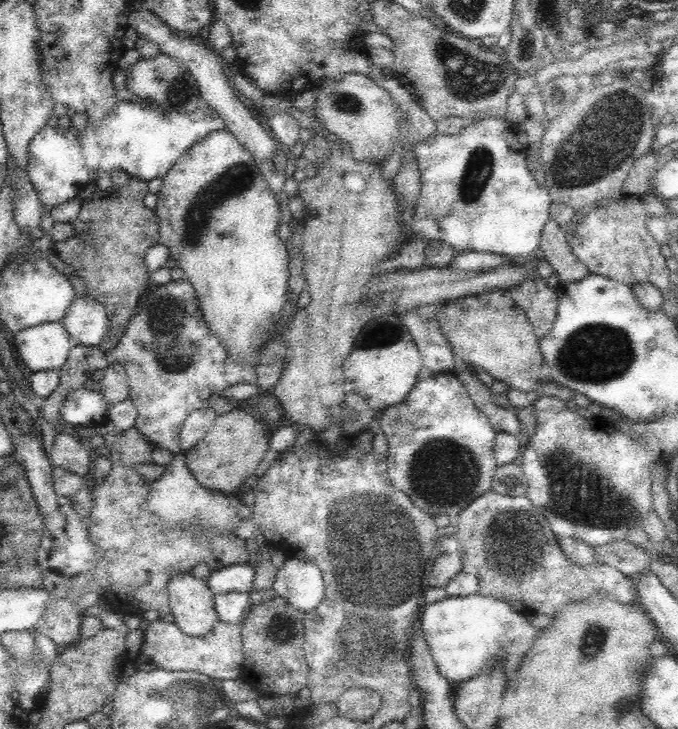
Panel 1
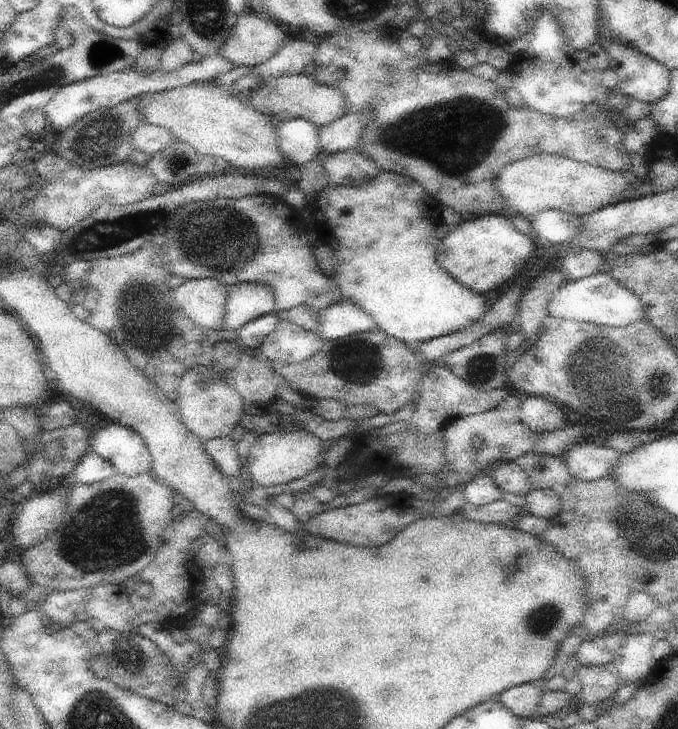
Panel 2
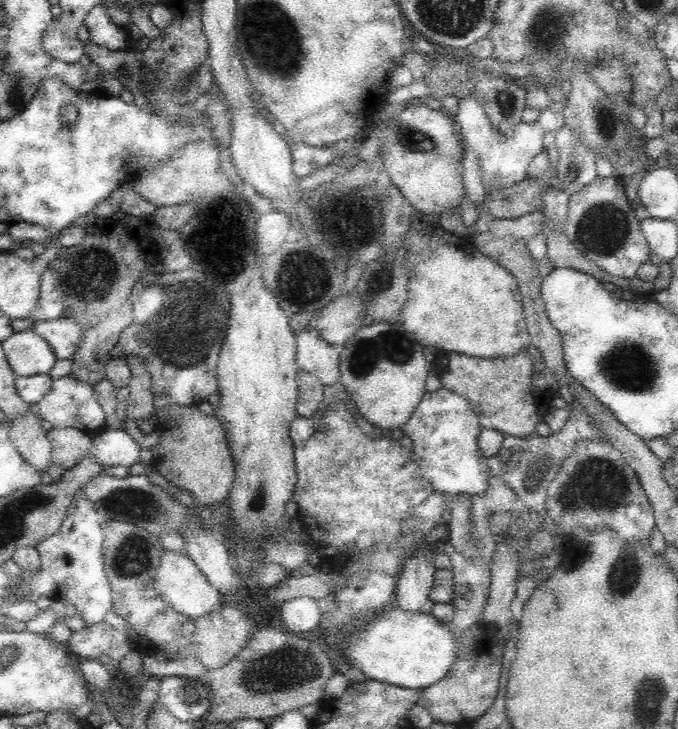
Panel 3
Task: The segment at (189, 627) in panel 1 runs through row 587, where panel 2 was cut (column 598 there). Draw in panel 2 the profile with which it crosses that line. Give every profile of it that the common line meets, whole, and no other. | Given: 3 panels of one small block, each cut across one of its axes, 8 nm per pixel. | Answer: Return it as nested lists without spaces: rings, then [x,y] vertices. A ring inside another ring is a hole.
[[[543,153],[508,164],[495,176],[494,187],[505,197],[509,206],[522,217],[528,219],[545,209],[555,209],[580,217],[589,218],[594,212],[609,205],[617,204],[629,199],[640,197],[640,180],[636,178],[636,171],[630,169],[625,172],[613,172],[601,167],[580,163],[575,159],[568,159],[551,153]]]

